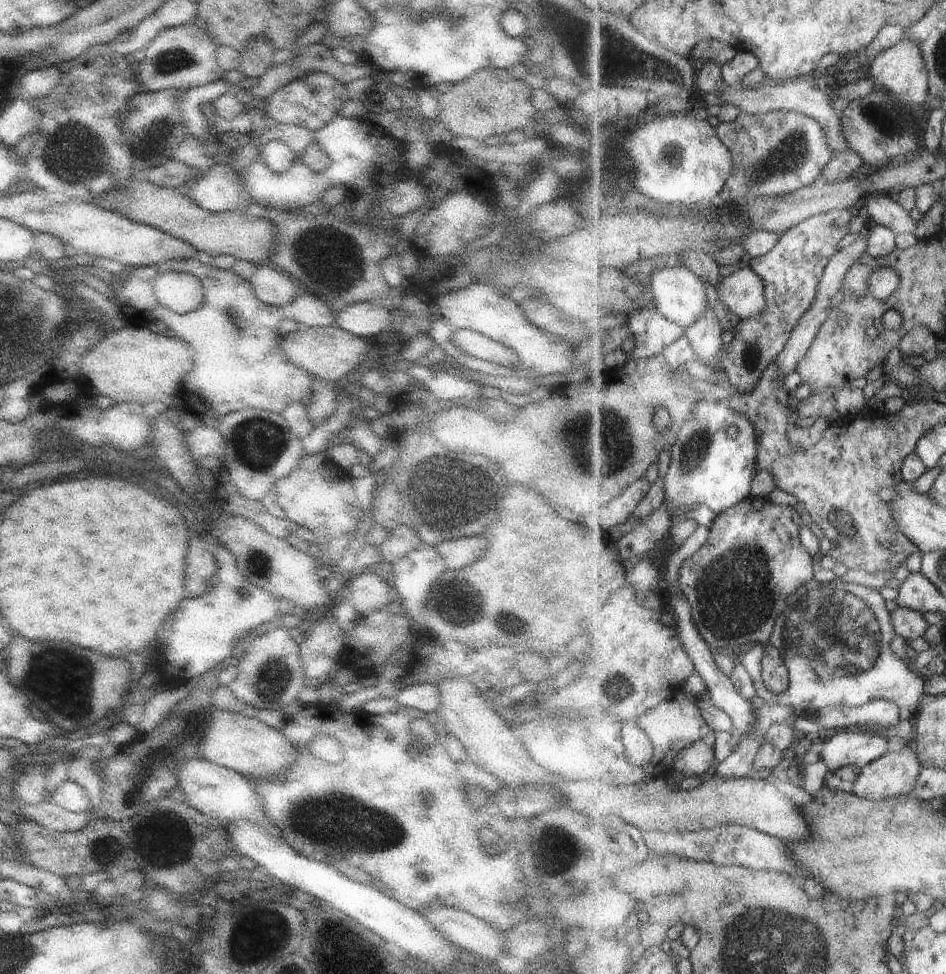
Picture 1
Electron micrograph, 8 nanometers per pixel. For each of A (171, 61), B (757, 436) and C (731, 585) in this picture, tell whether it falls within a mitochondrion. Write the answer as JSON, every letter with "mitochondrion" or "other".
{"A":"mitochondrion","B":"other","C":"mitochondrion"}

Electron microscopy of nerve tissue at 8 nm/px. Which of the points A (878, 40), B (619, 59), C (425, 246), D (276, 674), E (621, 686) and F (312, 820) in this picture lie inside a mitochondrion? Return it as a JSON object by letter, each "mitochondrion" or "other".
{"A":"other","B":"mitochondrion","C":"other","D":"mitochondrion","E":"mitochondrion","F":"mitochondrion"}

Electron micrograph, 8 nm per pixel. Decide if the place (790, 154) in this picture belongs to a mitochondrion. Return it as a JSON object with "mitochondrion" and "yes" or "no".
{"mitochondrion":"yes"}

